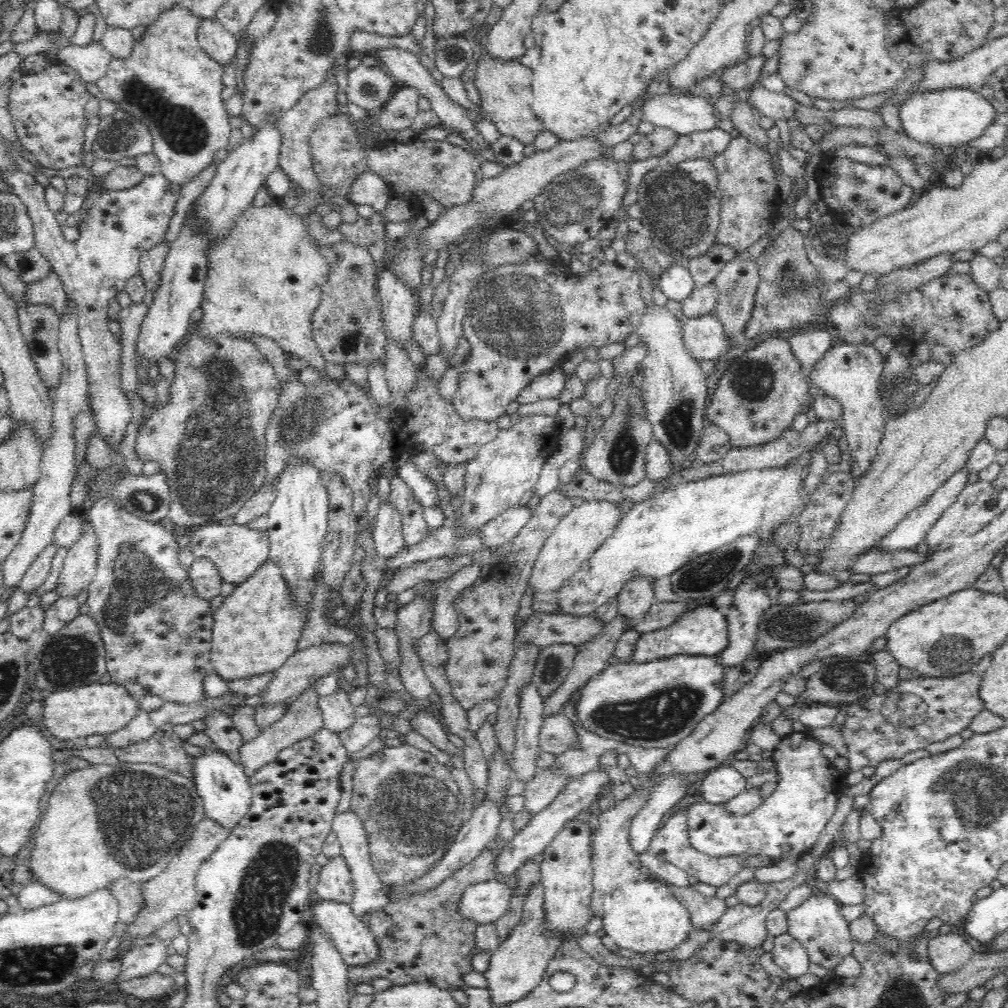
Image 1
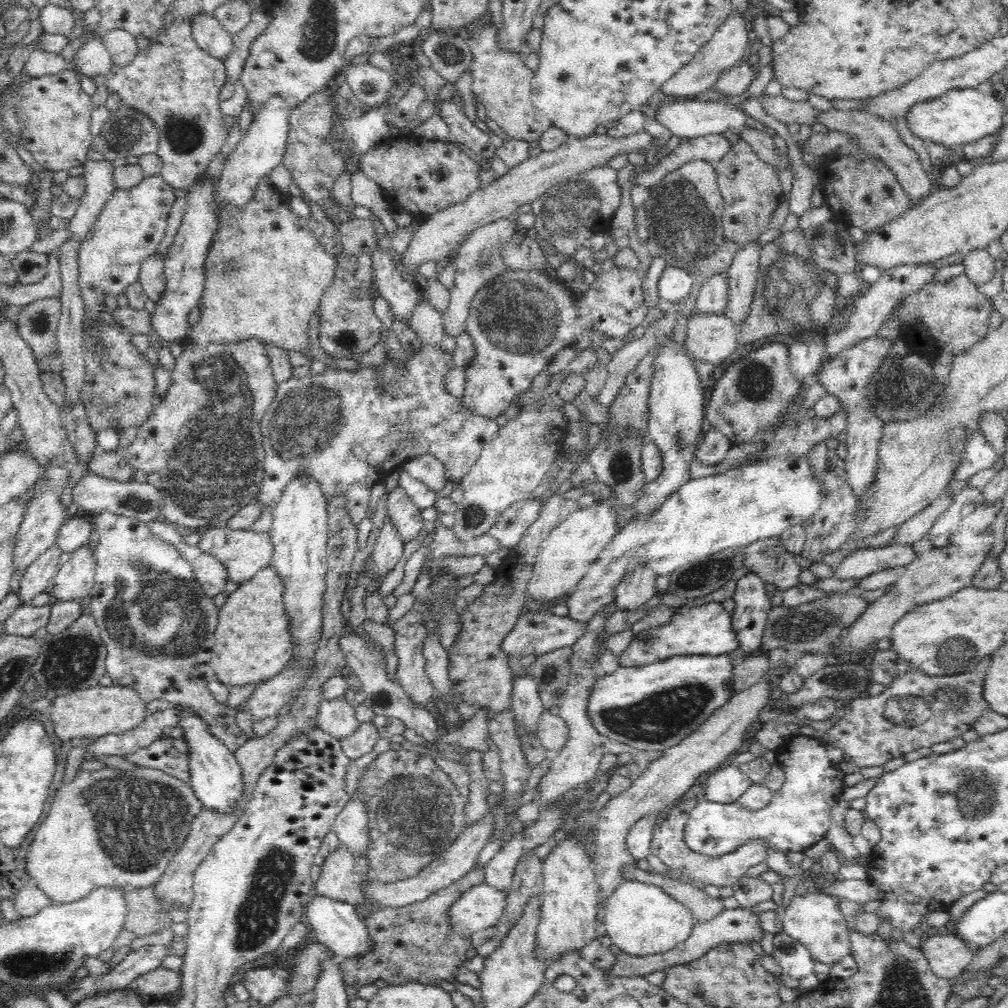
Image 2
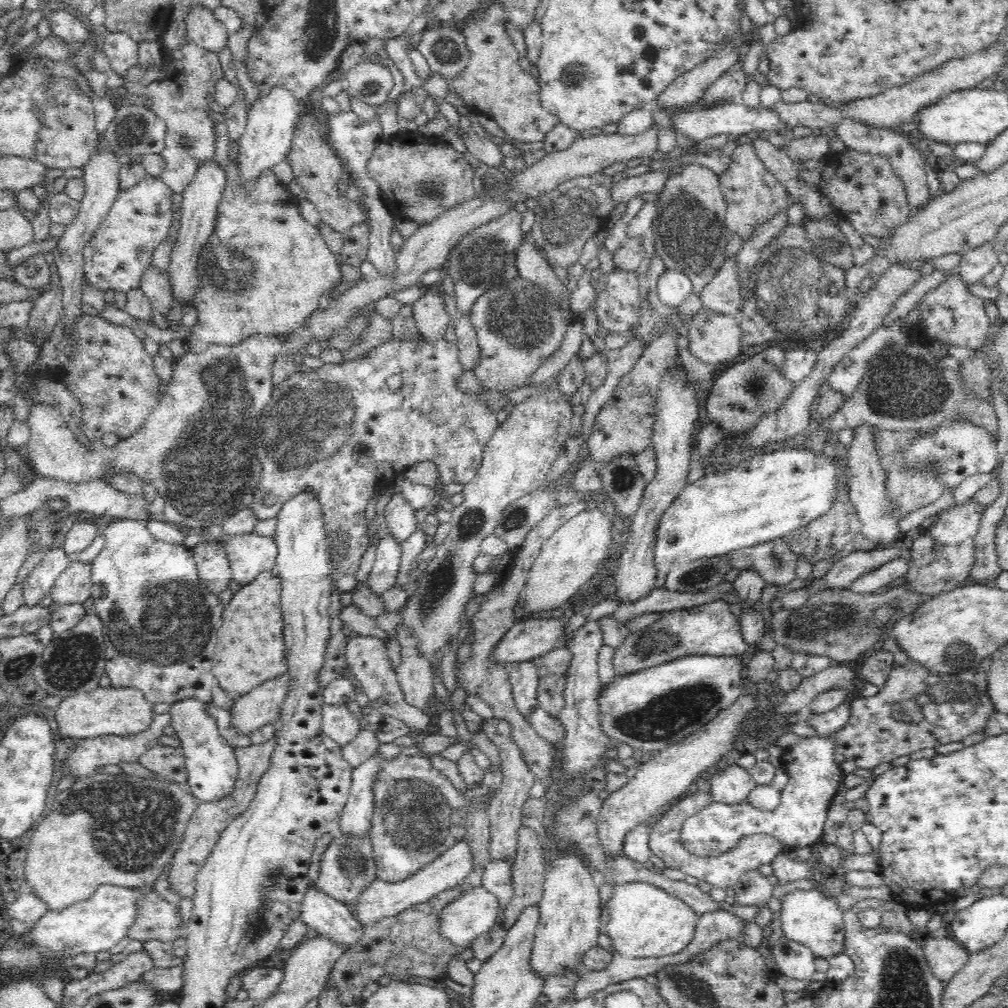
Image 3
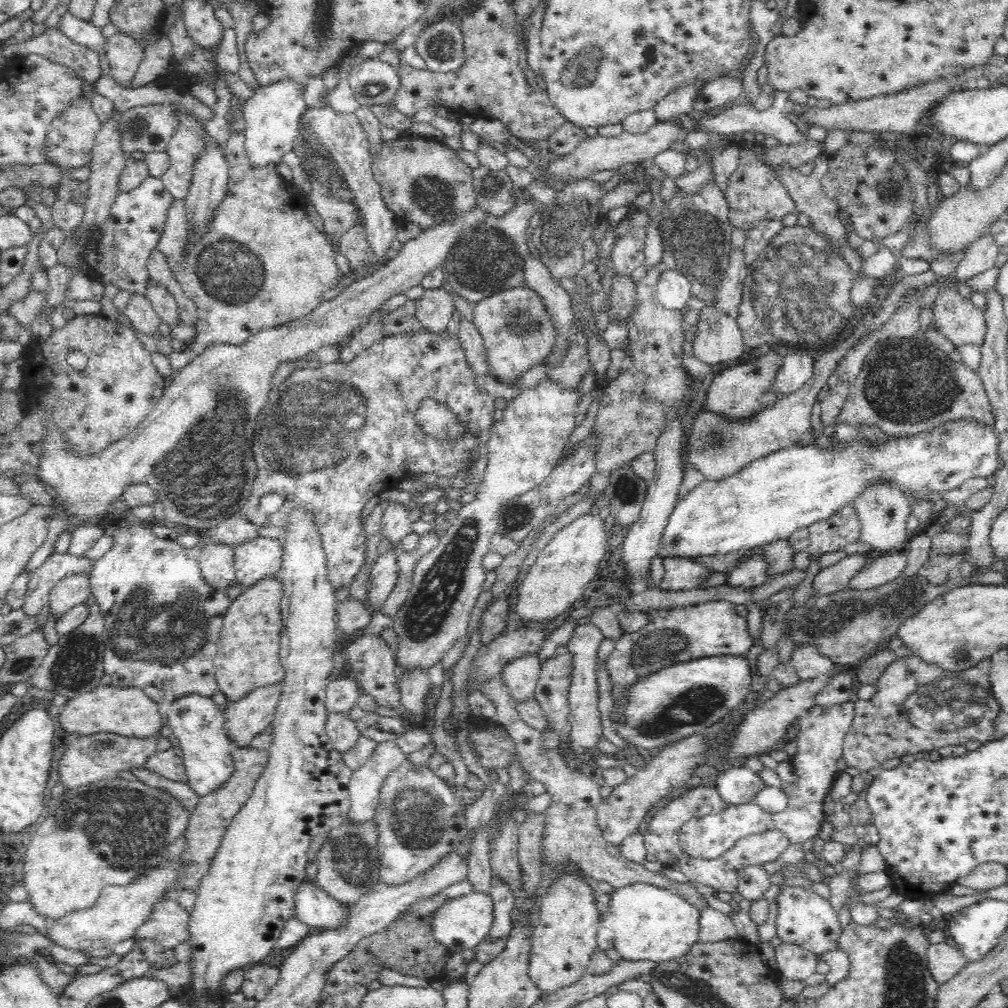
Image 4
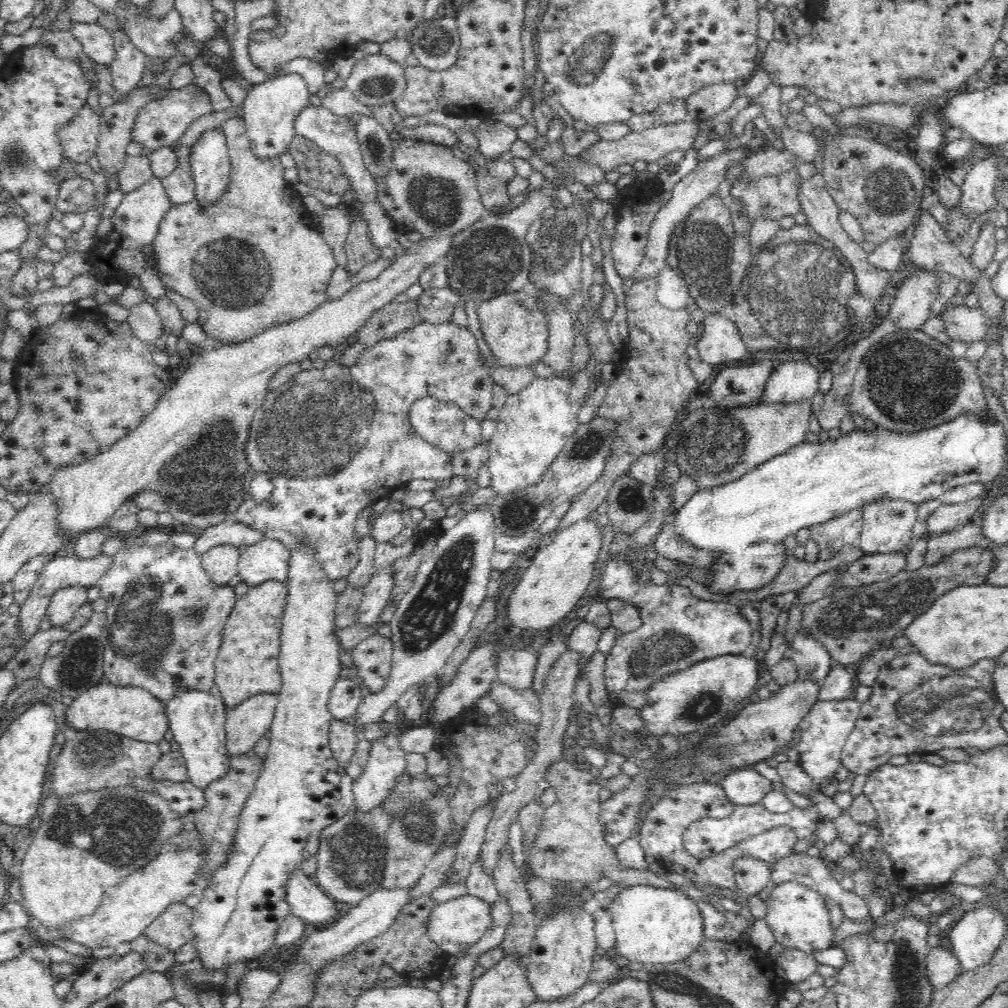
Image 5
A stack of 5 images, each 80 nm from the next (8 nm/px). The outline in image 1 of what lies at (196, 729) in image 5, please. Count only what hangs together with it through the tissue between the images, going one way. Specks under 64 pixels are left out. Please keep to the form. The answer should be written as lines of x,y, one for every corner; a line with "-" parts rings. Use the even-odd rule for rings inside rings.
203,748
204,754
194,759
193,781
203,800
205,816
230,831
244,818
252,804
249,777
242,766
234,763
226,753

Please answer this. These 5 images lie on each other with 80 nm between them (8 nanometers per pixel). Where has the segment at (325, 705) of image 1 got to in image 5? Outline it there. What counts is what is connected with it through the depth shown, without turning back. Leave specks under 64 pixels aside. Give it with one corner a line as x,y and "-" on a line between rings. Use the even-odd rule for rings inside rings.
334,720
330,724
329,745
332,754
338,761
340,768
347,770
350,764
350,758
354,756
358,741
360,740
358,732
355,731
353,724
347,720

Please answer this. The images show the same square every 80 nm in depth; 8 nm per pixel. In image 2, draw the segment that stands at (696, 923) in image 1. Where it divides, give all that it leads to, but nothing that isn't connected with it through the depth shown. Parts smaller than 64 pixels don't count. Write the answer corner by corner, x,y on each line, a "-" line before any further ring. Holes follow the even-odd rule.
632,865
631,869
630,867
624,869
623,879
653,884
665,890
670,896
673,896
674,899
692,911
692,924
713,919
725,909
722,905
722,898
712,898
704,890
692,886
690,882
684,883
680,879
669,878
666,874
661,875
651,869
644,871
638,865

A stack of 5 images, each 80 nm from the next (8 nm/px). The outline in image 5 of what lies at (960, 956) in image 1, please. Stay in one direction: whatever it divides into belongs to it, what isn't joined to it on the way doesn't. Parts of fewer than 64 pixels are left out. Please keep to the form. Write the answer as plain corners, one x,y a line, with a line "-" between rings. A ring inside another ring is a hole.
940,945
929,949
926,964
925,973
934,989
944,988
961,973
954,953

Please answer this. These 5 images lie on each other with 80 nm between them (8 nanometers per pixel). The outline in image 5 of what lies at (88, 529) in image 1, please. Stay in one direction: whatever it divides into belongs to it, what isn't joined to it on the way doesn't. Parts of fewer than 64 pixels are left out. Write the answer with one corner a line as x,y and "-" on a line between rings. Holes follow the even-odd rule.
67,586
57,591
48,610
53,627
64,627
74,619
76,612
89,602
86,586

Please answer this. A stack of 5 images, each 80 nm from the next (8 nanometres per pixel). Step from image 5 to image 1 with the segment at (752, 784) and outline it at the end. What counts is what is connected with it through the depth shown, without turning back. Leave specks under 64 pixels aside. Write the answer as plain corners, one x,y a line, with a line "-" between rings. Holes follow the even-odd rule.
720,765
708,772
700,787
703,800
724,803
746,790
746,777
731,765

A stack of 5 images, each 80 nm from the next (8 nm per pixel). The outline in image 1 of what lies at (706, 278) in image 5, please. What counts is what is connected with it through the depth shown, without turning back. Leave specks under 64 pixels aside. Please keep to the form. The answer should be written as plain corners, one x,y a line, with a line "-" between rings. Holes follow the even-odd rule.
696,158
647,170
637,186
644,232
658,249
673,256
676,264
687,266
688,260
706,254
717,243
722,195
717,171
710,160

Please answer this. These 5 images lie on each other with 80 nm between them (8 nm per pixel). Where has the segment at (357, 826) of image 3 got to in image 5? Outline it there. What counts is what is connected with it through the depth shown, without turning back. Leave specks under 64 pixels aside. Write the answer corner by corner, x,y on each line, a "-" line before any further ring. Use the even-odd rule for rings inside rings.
394,729
391,733
386,733
384,738
371,742
364,772
352,784
356,809
365,813
382,803
394,788
396,776
405,771
406,753
398,741
402,732
402,729

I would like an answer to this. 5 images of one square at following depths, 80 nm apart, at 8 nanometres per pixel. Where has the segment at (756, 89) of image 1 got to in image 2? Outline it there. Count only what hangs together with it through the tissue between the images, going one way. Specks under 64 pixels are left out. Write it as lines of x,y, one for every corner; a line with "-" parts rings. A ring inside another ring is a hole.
762,92
760,101
768,115
786,126
790,124
806,124
811,128
818,127
819,115
822,113
820,110
816,110
809,100
794,102
794,100
787,100
782,94
769,97

